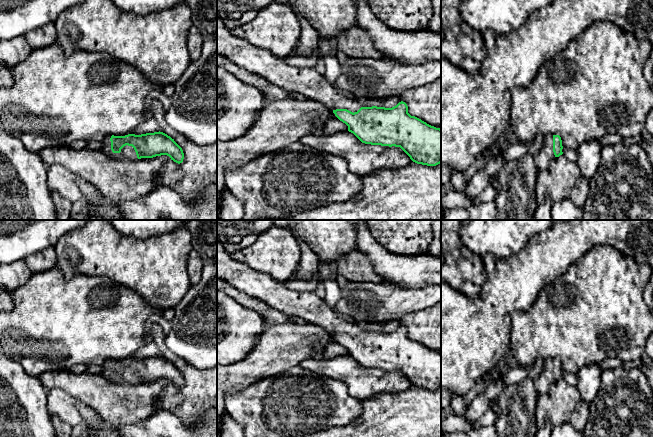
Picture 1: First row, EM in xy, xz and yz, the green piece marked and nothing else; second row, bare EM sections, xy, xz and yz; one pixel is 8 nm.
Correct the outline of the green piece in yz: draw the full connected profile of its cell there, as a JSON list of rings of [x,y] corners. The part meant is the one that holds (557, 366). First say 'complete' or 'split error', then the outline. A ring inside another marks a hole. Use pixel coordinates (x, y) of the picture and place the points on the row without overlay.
split error | [[[545,359],[542,371],[534,379],[535,388],[539,395],[546,394],[554,381],[562,379],[562,373],[562,364],[559,359]]]

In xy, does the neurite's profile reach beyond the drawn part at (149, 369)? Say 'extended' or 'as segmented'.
extended

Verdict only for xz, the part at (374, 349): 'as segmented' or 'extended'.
extended

